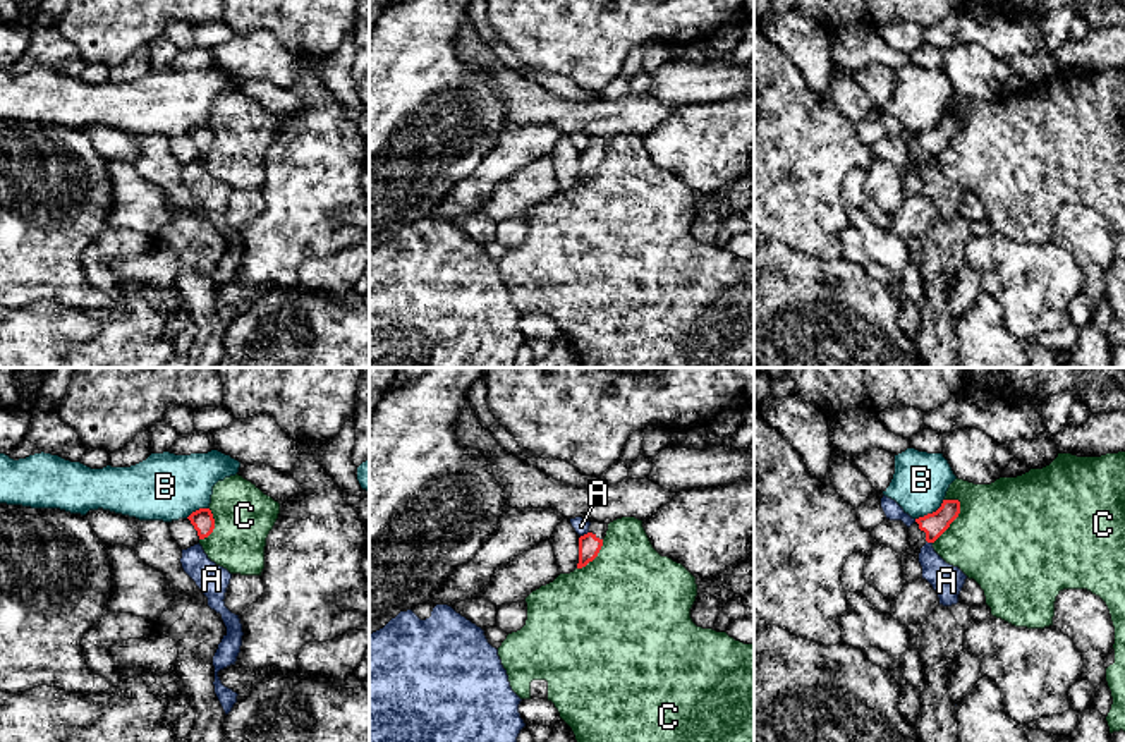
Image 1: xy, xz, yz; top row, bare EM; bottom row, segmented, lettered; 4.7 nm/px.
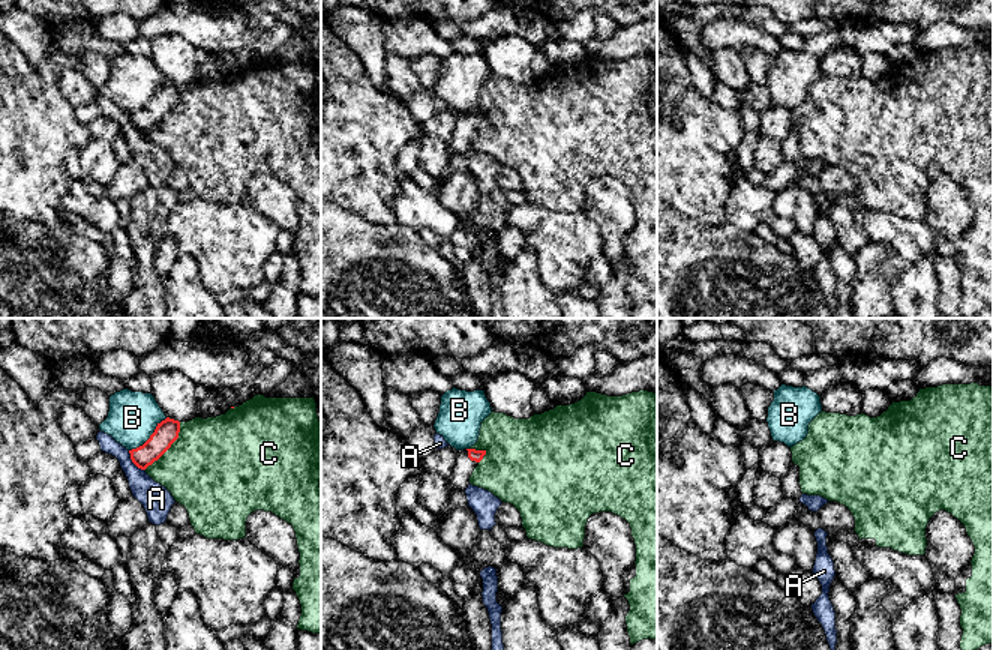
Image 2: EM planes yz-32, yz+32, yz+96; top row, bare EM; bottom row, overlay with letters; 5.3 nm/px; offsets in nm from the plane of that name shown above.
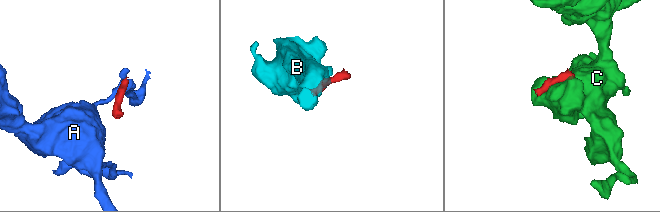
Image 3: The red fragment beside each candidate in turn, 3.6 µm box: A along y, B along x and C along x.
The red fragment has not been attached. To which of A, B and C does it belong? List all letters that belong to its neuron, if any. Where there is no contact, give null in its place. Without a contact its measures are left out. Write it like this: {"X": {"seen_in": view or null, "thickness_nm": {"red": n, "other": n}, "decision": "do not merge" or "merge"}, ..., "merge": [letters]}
{"A": {"seen_in": "xz", "thickness_nm": {"red": 100, "other": 70}, "decision": "do not merge"}, "B": {"seen_in": "yz", "thickness_nm": {"red": 110, "other": 260}, "decision": "do not merge"}, "C": {"seen_in": "yz", "thickness_nm": {"red": 110, "other": 480}, "decision": "do not merge"}, "merge": []}

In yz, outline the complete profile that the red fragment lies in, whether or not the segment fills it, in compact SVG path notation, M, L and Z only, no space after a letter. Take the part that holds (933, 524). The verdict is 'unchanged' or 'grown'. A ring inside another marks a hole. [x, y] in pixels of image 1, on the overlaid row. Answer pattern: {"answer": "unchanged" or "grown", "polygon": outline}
{"answer": "grown", "polygon": "M943 500L936 512L915 519L915 522L909 527L909 546L905 551L919 558L921 548L926 543L934 543L958 517L958 514L958 500Z"}

